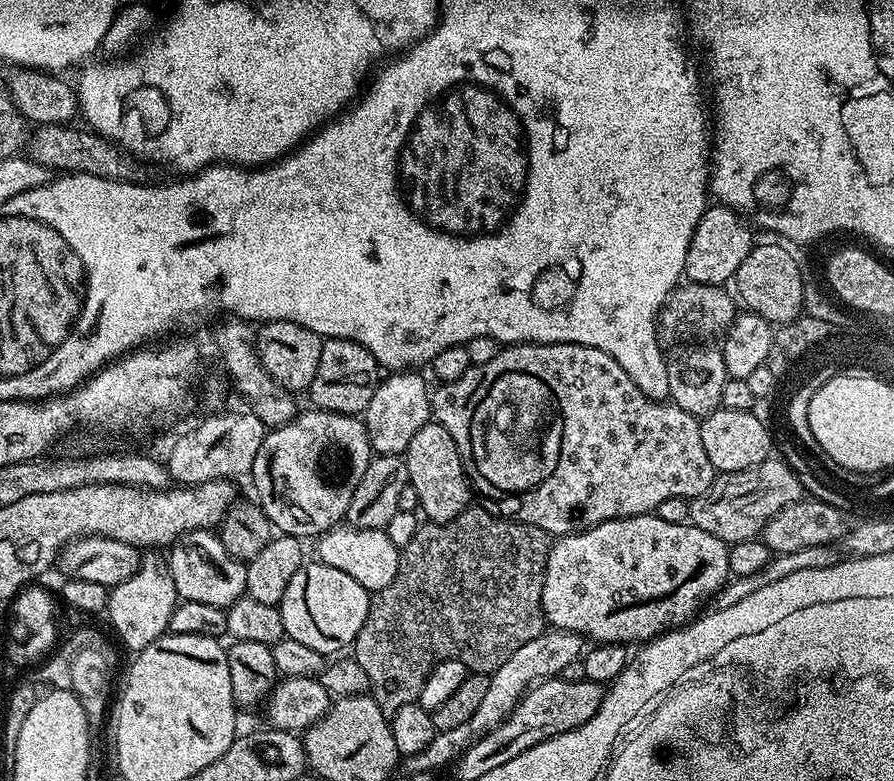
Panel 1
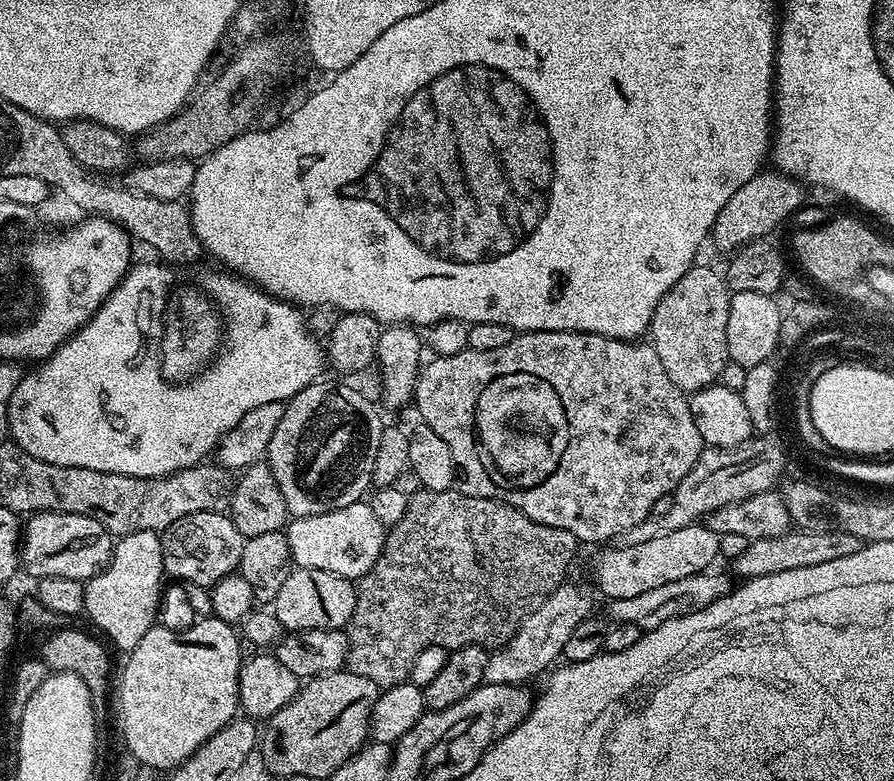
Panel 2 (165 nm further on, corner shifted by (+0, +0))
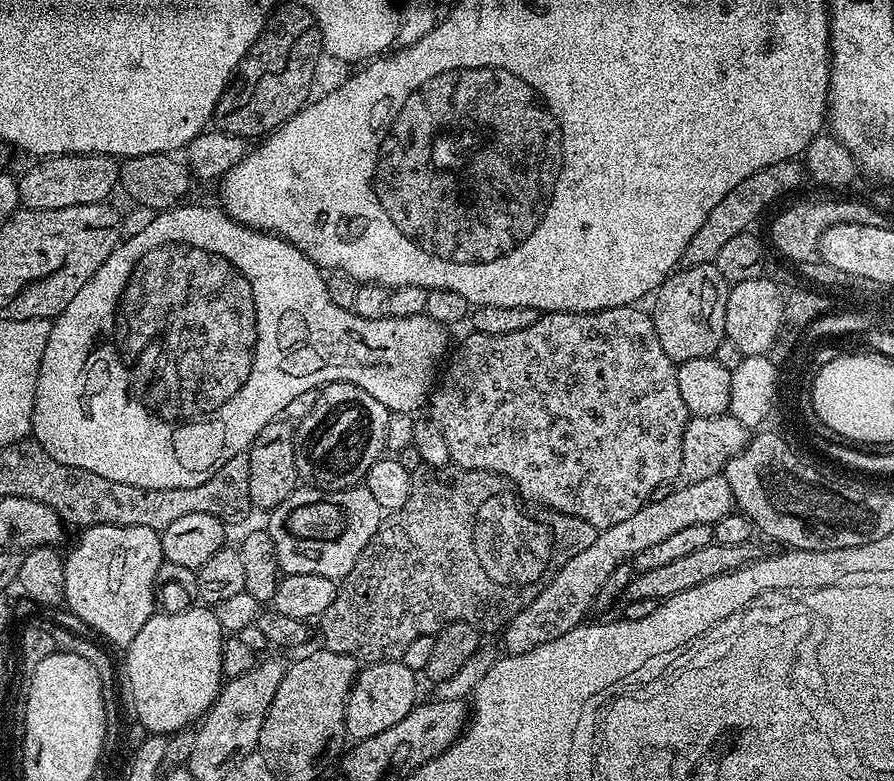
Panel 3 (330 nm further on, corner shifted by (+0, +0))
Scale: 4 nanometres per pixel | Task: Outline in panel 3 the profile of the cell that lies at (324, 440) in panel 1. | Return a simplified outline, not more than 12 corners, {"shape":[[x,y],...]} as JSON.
{"shape":[[325,384],[294,428],[301,481],[357,487],[385,455],[388,408]]}

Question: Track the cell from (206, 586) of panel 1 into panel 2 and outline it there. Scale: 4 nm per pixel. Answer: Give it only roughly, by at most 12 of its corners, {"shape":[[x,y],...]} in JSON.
{"shape":[[199,512],[162,533],[164,571],[211,589],[240,567],[231,515]]}

